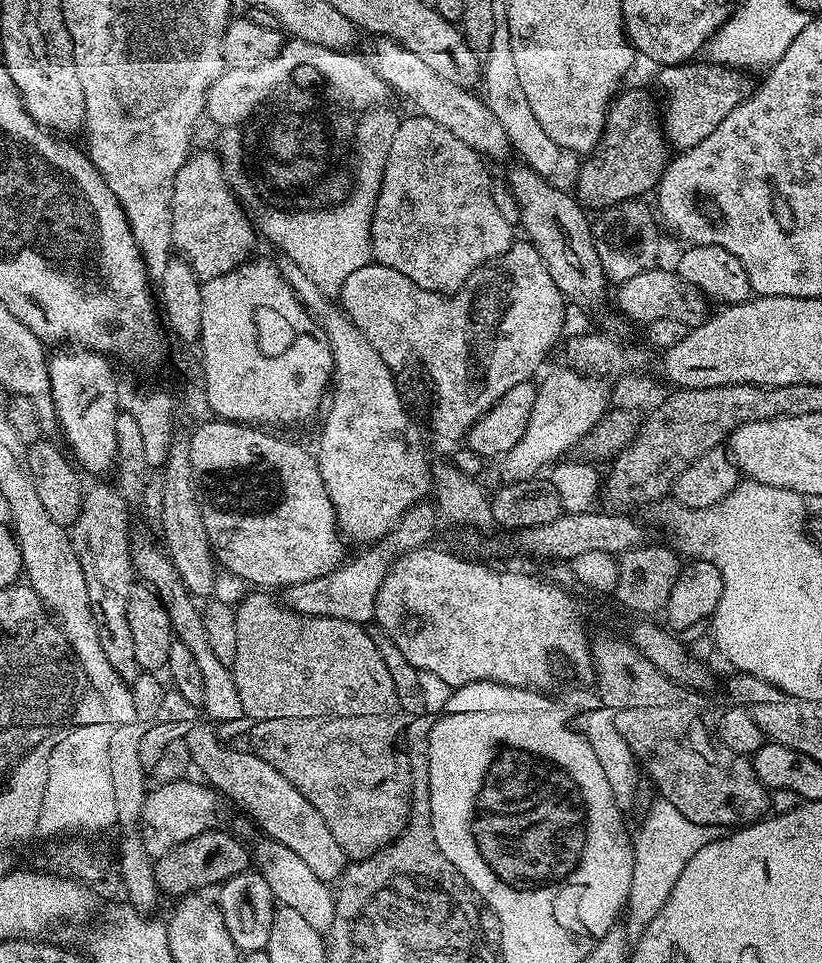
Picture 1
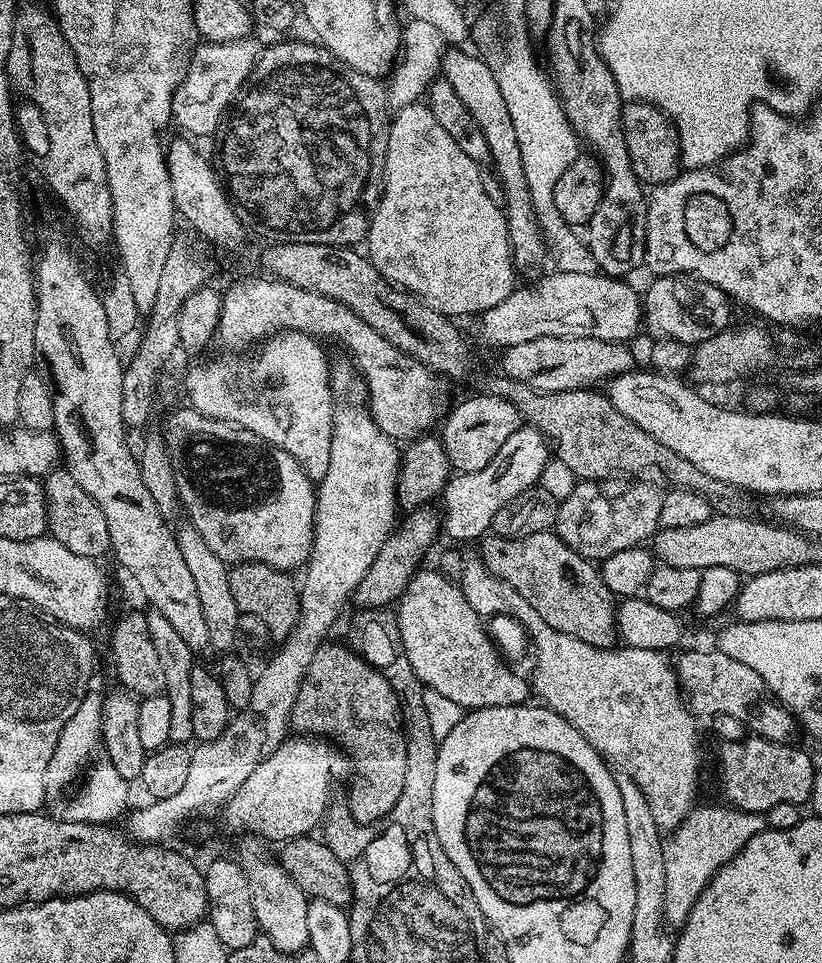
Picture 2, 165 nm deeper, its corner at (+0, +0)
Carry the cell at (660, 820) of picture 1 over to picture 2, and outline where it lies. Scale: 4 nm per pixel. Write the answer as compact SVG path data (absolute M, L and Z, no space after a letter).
M693 807L688 817L677 828L671 829L663 841L664 866L666 868L666 892L664 894L664 919L669 925L683 925L694 902L723 864L730 862L754 838L764 831L766 820L761 813L744 812L741 808Z

